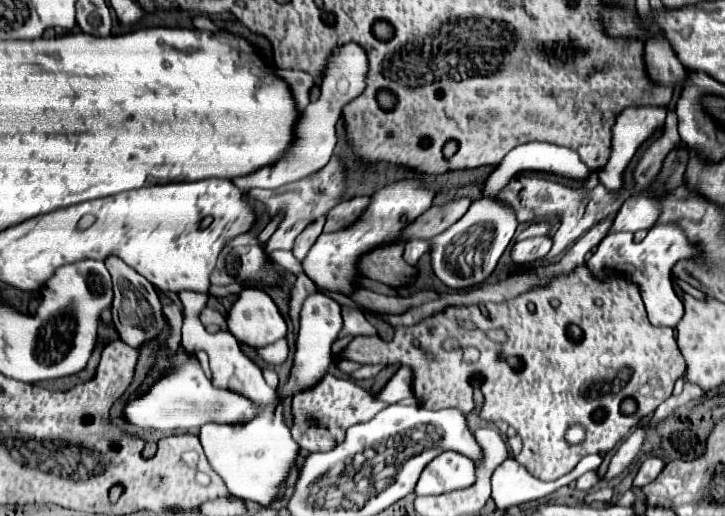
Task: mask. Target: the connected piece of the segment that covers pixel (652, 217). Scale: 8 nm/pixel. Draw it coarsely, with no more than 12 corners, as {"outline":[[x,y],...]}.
{"outline":[[650,193],[622,205],[608,233],[648,231],[660,215]]}

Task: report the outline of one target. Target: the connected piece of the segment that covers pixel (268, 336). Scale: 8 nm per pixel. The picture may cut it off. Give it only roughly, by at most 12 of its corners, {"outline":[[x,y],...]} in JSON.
{"outline":[[244,289],[228,313],[230,333],[266,347],[286,337],[270,295]]}

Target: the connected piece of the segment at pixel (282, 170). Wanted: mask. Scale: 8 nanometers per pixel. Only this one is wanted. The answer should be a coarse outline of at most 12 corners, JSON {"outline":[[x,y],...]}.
{"outline":[[362,45],[334,49],[320,99],[302,109],[296,139],[276,165],[234,179],[244,193],[278,189],[324,167],[336,121],[362,95]]}

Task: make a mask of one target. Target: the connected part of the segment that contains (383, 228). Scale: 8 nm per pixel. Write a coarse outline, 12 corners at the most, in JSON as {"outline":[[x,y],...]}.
{"outline":[[416,181],[380,189],[356,223],[322,233],[302,261],[324,289],[348,295],[354,263],[424,213]]}

